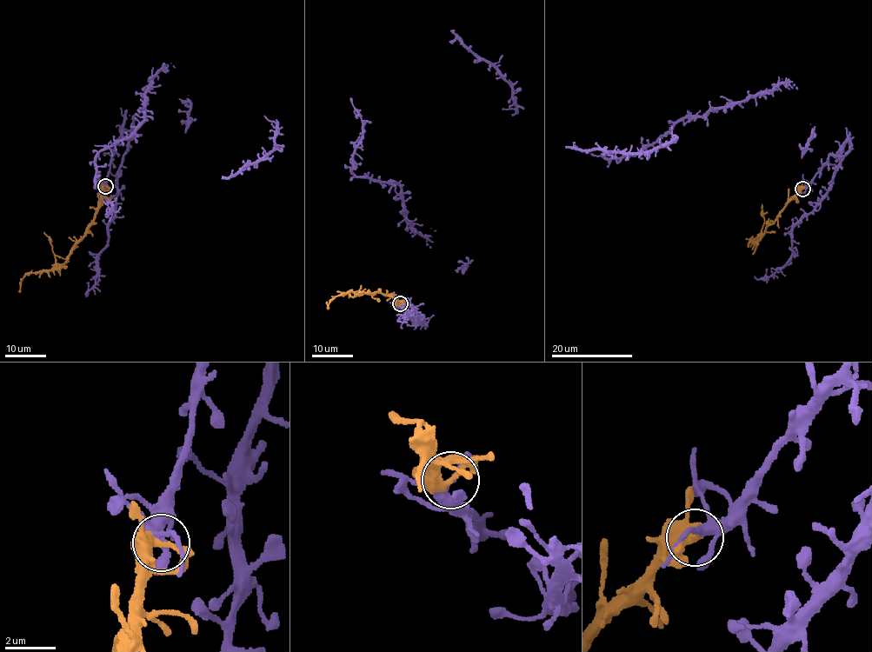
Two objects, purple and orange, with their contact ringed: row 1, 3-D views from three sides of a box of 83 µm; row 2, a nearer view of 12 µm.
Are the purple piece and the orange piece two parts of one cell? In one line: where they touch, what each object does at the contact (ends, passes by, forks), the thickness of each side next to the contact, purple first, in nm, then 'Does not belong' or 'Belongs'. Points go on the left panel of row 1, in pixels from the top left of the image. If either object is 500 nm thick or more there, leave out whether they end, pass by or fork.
Place: (105, 186). At the ring purple forks. At the ring orange forks. Thickness 280 nm (purple) against 280 nm. Belongs

